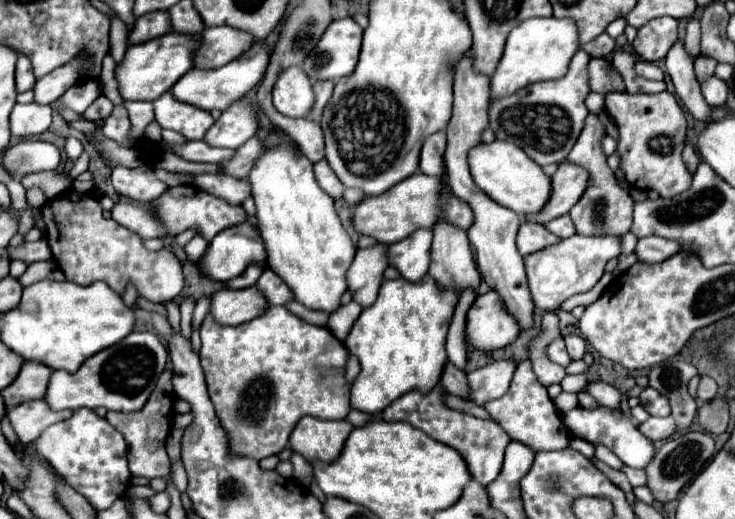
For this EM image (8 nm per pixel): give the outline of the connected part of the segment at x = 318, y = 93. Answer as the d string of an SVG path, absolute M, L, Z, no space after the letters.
M318 82L318 84L314 84L316 102L314 102L314 112L310 112L310 116L308 116L310 120L314 120L314 122L320 120L324 106L332 98L332 90L334 90L334 82Z

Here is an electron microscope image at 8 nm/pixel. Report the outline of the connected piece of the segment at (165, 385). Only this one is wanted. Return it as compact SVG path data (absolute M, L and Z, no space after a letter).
M172 370L162 372L158 378L158 384L146 402L146 406L140 412L120 414L120 412L108 412L106 420L126 438L128 442L128 462L132 476L146 476L146 478L164 478L170 472L170 458L166 454L166 438L170 434L170 424L174 418L172 406L174 406L174 388L172 388Z

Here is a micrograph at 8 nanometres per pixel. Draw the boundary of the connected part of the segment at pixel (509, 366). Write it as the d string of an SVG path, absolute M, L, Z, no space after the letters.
M500 360L468 374L468 388L470 388L470 402L476 406L484 406L488 400L496 400L508 392L508 384L516 364L512 360Z

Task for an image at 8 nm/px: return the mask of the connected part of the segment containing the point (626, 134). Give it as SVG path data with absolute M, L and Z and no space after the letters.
M664 90L658 94L628 94L608 92L604 110L618 126L618 156L620 170L632 188L656 190L660 196L678 196L692 184L692 174L682 162L686 138L686 118L676 98Z

